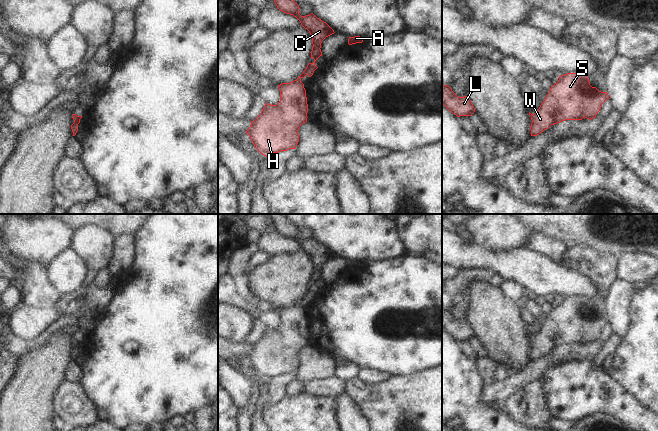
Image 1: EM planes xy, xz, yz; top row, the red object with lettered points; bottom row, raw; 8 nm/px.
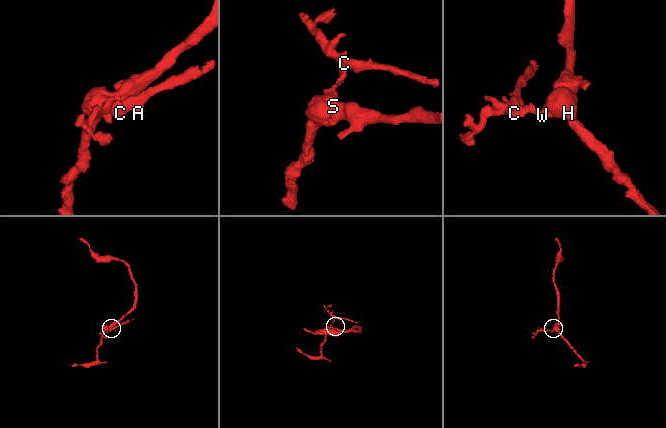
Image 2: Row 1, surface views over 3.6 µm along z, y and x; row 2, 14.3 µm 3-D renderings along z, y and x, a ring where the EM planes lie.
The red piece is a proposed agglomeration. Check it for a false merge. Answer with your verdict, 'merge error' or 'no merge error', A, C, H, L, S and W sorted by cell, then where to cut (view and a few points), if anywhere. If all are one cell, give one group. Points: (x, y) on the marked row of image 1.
merge error; A C L / H S W; cut in xz along (297, 78), (300, 81)

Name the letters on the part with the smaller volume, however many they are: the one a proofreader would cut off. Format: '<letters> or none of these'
A, C, L

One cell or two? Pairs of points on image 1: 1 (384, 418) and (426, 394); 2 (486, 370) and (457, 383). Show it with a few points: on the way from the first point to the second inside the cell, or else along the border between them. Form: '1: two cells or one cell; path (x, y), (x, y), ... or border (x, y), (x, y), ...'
1: one cell; path (394, 416), (403, 407), (413, 407), (416, 404)
2: two cells; border (476, 358), (476, 369), (484, 384)

